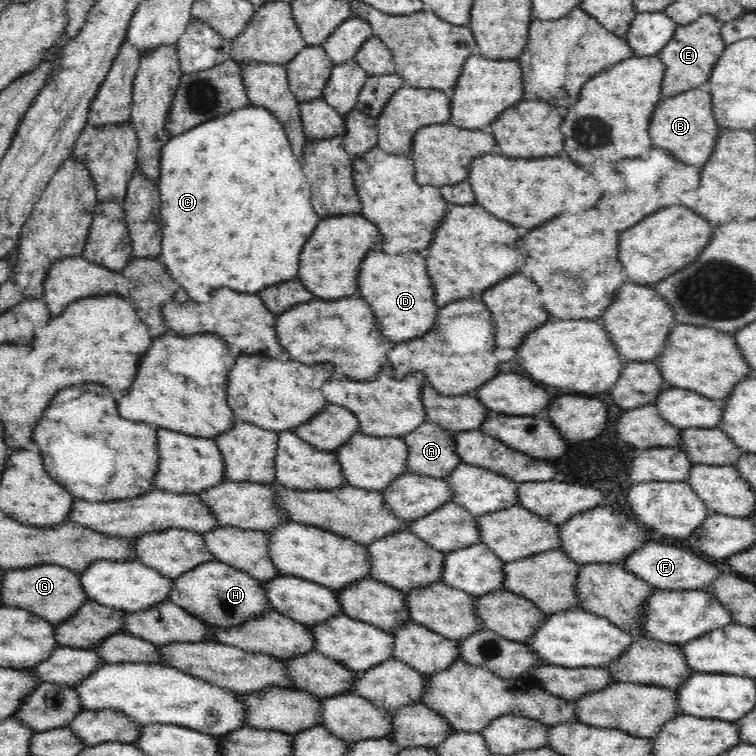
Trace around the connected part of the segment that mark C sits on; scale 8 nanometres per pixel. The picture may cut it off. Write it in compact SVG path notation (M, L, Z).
M246 105L228 114L220 115L218 118L212 118L208 122L202 122L202 125L194 126L194 128L190 128L183 134L170 137L170 140L161 148L160 176L157 188L159 189L161 204L160 222L162 233L161 253L158 259L166 265L174 281L190 294L192 300L208 302L212 288L218 288L218 286L228 286L228 288L238 290L238 292L256 294L260 288L276 285L276 282L298 279L300 250L304 246L304 242L314 232L320 218L312 210L311 189L301 161L293 153L283 125L268 109L256 105Z

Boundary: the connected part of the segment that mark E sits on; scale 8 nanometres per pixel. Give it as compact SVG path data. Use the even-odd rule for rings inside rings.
M701 14L694 22L677 26L673 37L657 54L657 58L666 67L664 80L662 80L661 94L663 98L678 96L678 94L698 88L710 80L714 64L718 62L718 58L726 46L720 24L711 14Z

